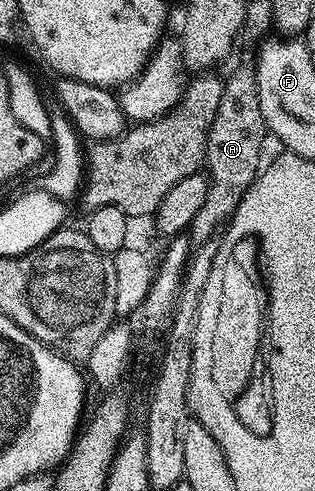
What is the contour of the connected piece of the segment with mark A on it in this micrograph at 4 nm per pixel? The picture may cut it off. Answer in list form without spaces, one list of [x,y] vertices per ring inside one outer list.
[[[248,62],[236,67],[230,76],[225,77],[221,103],[208,131],[205,165],[207,169],[210,168],[209,184],[206,201],[188,229],[189,241],[193,245],[211,241],[215,233],[219,233],[236,213],[242,196],[261,169],[265,140],[268,140],[268,133],[261,101],[258,100],[256,69],[253,63]]]

